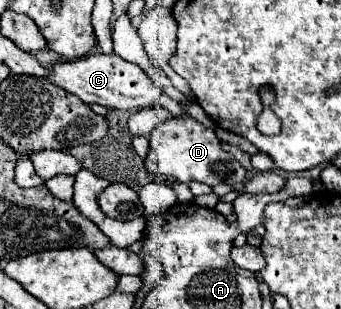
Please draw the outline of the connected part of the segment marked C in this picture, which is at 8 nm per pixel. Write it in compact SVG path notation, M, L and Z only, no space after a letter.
M89 54L77 60L65 60L65 62L53 62L49 70L49 80L63 90L75 94L85 104L101 104L107 108L119 108L137 112L141 108L149 108L157 104L159 86L137 66L131 64L117 54Z

